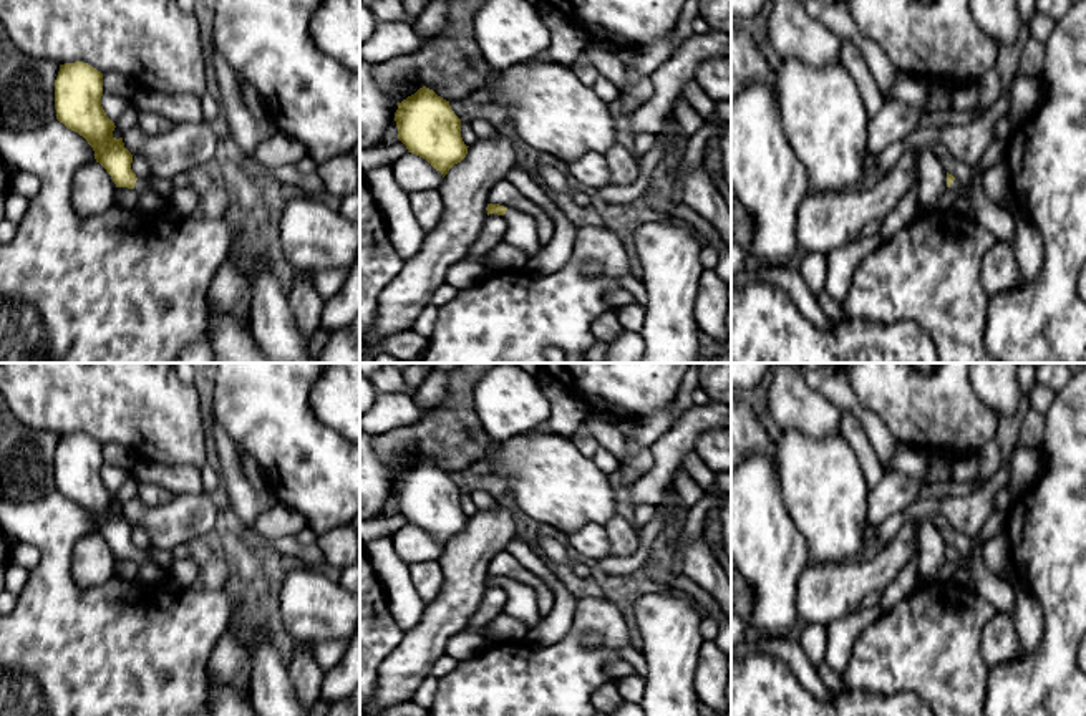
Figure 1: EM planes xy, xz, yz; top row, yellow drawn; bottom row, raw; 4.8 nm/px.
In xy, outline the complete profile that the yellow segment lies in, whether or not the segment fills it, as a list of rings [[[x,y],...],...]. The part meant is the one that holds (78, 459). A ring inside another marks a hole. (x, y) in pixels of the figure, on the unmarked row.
[[[83,433],[60,436],[55,451],[56,491],[88,512],[96,534],[106,540],[116,559],[139,565],[153,562],[144,549],[133,544],[133,525],[124,519],[123,509],[113,507],[116,497],[106,487],[101,467],[101,443]]]

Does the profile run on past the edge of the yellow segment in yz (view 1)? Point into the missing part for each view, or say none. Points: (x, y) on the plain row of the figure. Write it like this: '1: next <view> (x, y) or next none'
1: next yz (955, 557)

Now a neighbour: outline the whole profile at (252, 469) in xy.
[[[242,452],[240,464],[244,467],[244,474],[249,481],[249,484],[259,492],[265,491],[267,484],[264,479],[264,471],[262,471],[260,464],[255,461],[255,457],[247,452]]]

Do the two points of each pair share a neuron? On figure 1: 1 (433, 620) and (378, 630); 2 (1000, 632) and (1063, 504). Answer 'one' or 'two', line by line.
1: two
2: two

